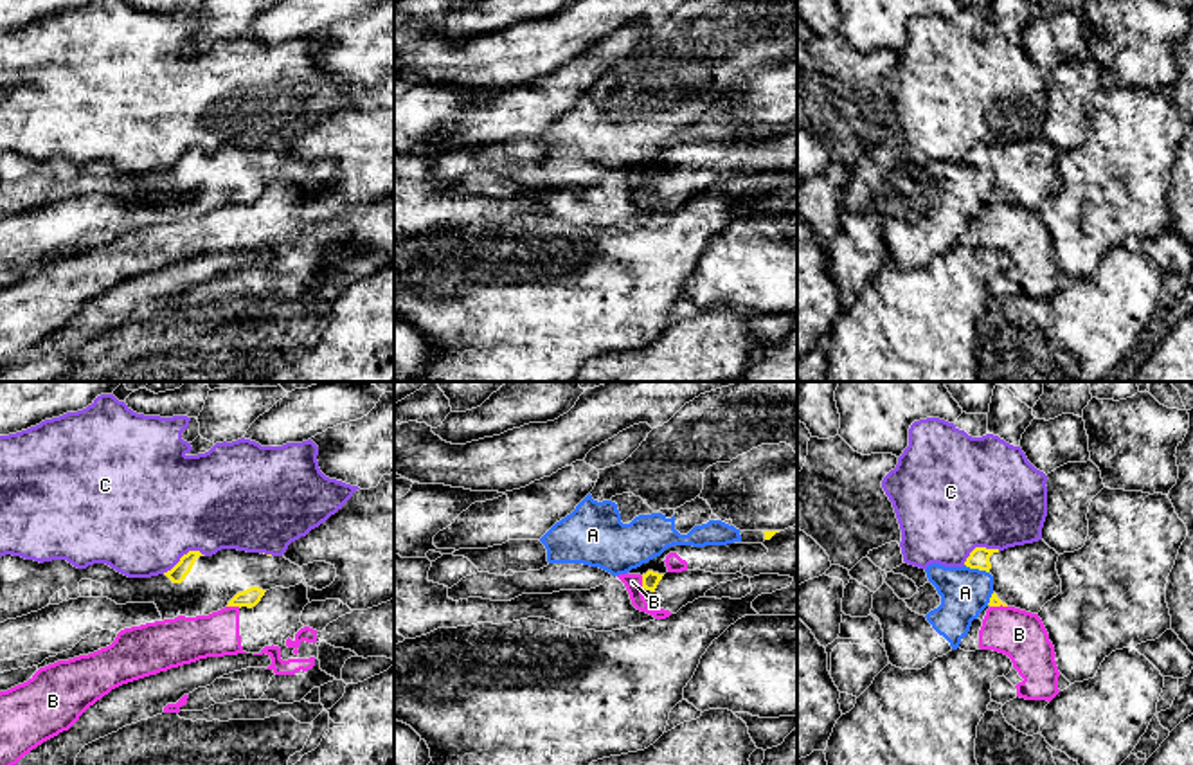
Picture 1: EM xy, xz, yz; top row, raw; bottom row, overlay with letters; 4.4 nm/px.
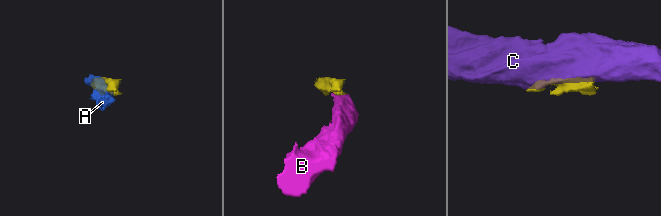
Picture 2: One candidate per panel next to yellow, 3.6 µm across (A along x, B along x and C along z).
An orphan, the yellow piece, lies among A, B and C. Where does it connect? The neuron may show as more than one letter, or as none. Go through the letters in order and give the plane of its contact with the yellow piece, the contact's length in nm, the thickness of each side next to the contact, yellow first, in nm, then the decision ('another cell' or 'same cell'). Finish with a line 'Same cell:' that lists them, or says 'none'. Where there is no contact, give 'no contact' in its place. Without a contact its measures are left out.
A: yz | 120 nm | 100/220 nm | another cell
B: xz | 70 nm | 80/80 nm | another cell
C: xy | 200 nm | 80/500 nm | another cell
Same cell: none

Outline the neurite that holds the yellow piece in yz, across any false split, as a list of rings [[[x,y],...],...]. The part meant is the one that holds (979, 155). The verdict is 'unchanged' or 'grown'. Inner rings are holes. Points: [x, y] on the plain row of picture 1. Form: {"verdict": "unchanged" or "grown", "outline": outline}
{"verdict": "grown", "outline": [[[1038,137],[1004,148],[975,144],[964,162],[993,173],[990,203],[1015,203],[1038,211],[1062,189],[1058,153],[1044,137]]]}

